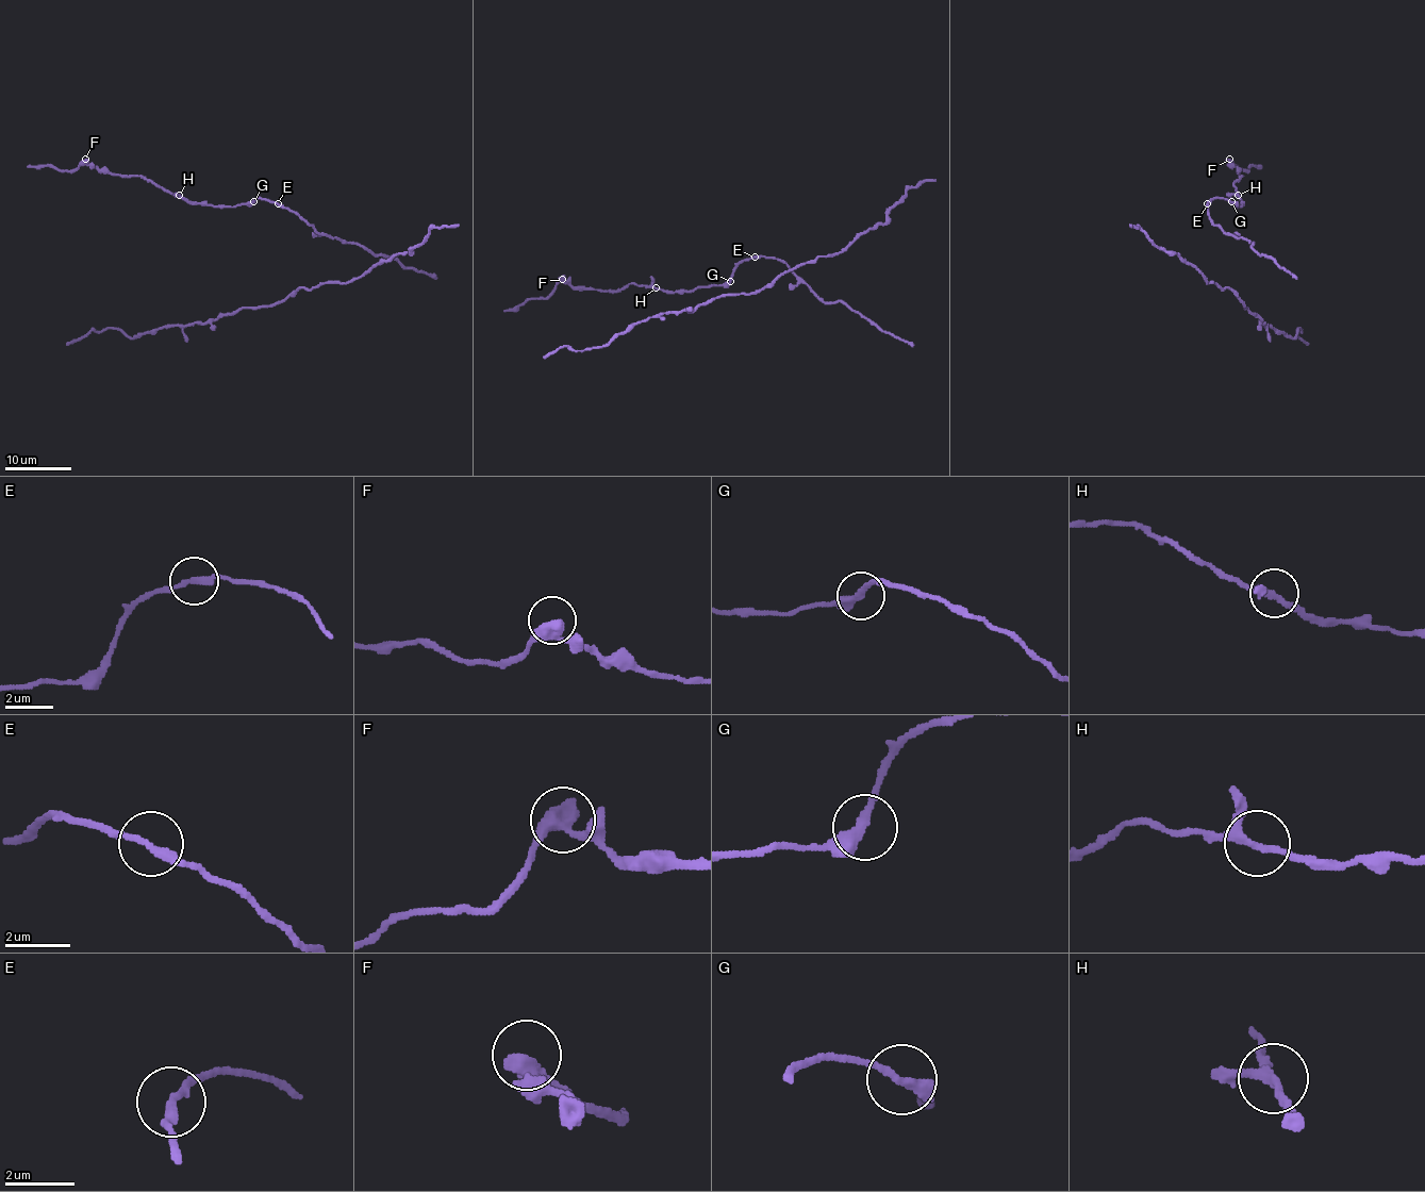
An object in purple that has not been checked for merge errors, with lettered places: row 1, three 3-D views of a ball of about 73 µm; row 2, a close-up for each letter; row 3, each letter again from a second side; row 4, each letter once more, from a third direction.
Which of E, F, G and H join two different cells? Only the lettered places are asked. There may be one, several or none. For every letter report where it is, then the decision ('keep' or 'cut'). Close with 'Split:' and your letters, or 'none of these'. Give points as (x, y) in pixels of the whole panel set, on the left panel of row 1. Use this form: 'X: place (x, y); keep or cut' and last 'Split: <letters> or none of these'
E: place (278, 203); keep
F: place (85, 159); keep
G: place (253, 201); keep
H: place (179, 195); keep
Split: none of these

